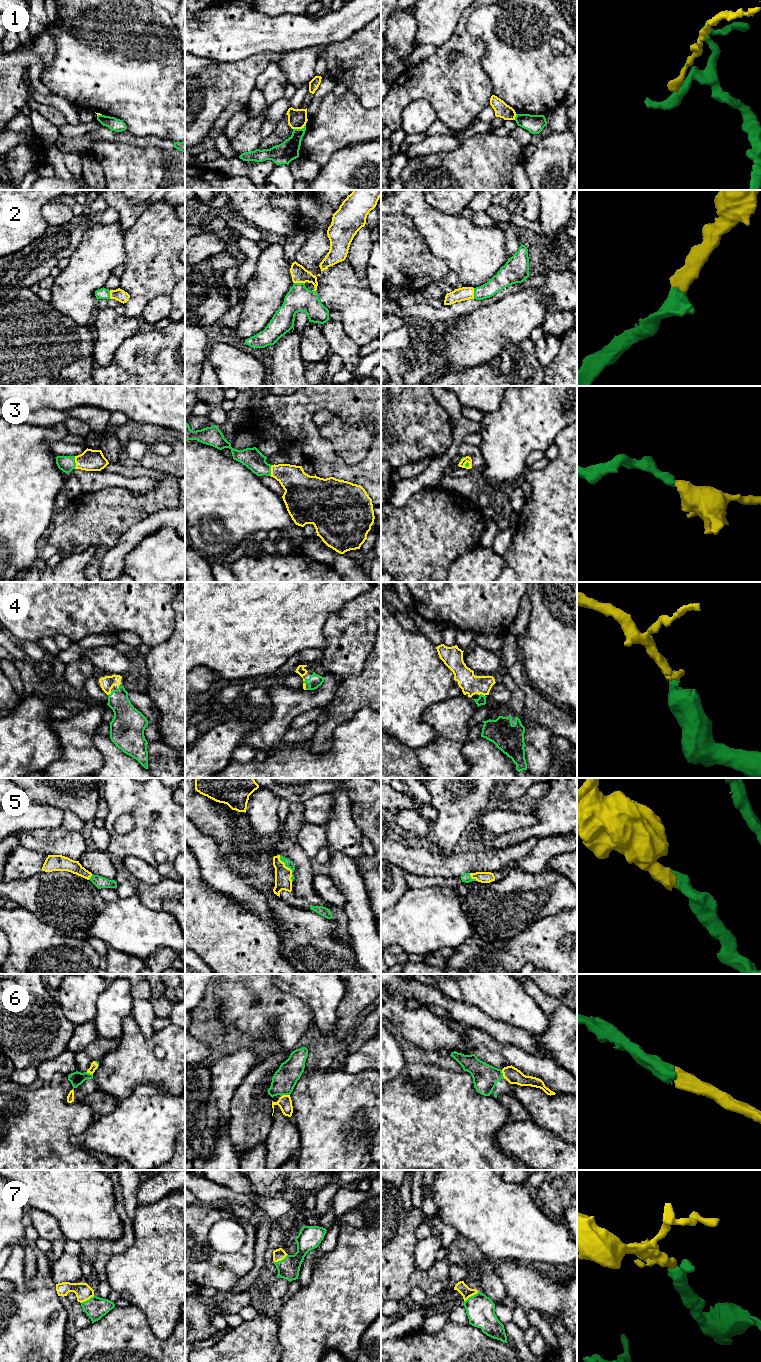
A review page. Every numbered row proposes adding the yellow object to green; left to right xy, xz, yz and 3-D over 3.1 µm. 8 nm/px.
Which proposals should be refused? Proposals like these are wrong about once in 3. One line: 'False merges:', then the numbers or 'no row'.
False merges: 1

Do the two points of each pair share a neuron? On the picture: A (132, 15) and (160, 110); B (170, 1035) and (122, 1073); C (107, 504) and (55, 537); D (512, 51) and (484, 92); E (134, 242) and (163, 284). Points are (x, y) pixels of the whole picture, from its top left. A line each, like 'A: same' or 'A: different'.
A: same
B: same
C: same
D: different
E: same

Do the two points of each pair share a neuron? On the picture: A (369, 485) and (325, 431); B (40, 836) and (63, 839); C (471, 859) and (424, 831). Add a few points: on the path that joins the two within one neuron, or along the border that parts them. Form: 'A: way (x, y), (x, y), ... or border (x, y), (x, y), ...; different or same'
A: border (370, 449), (353, 465), (347, 465), (334, 451); different
B: way (46, 839), (57, 839); same
C: border (412, 835), (428, 839); different

